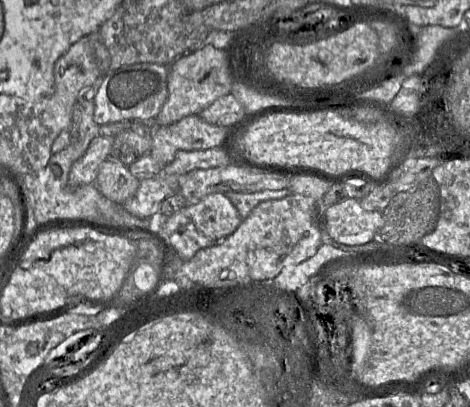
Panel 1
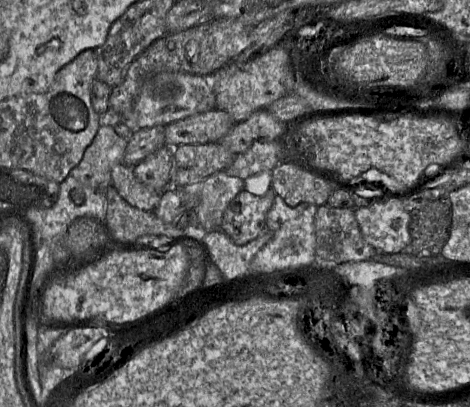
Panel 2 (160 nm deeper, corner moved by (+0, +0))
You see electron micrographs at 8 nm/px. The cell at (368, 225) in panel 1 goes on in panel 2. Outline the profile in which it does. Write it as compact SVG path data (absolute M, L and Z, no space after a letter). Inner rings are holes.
M384 196L368 206L356 207L354 215L364 240L379 253L399 253L410 243L411 215L403 208L401 200Z

